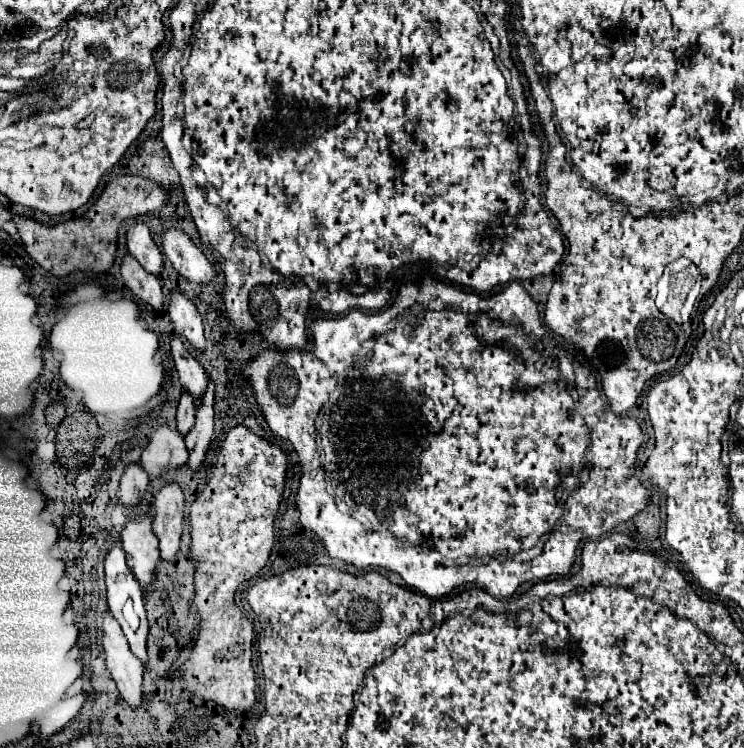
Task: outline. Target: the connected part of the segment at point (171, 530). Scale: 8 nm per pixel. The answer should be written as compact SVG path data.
M167 484L155 496L153 532L159 540L161 560L173 562L179 552L183 530L183 492L177 484Z

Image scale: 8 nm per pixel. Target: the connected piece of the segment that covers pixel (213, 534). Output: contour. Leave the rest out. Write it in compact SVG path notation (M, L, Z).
M235 426L227 432L215 456L213 476L203 494L193 502L191 518L191 558L195 562L195 608L201 616L201 630L189 662L183 666L183 682L193 696L211 700L223 708L245 712L255 704L255 672L251 668L253 624L243 620L243 612L235 606L235 590L239 584L251 580L269 560L273 546L273 520L279 510L287 460L285 454L251 434L245 426Z

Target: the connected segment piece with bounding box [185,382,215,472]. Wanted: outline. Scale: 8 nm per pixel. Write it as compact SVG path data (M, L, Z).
M209 382L209 388L205 396L201 398L197 406L197 422L191 428L191 432L185 436L185 444L189 450L189 470L197 472L205 460L205 454L213 440L213 382Z

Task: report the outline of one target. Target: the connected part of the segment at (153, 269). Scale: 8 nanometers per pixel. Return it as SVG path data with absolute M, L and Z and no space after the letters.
M137 222L129 232L127 232L127 248L129 254L149 272L159 276L163 272L163 254L155 246L149 228L143 222Z

